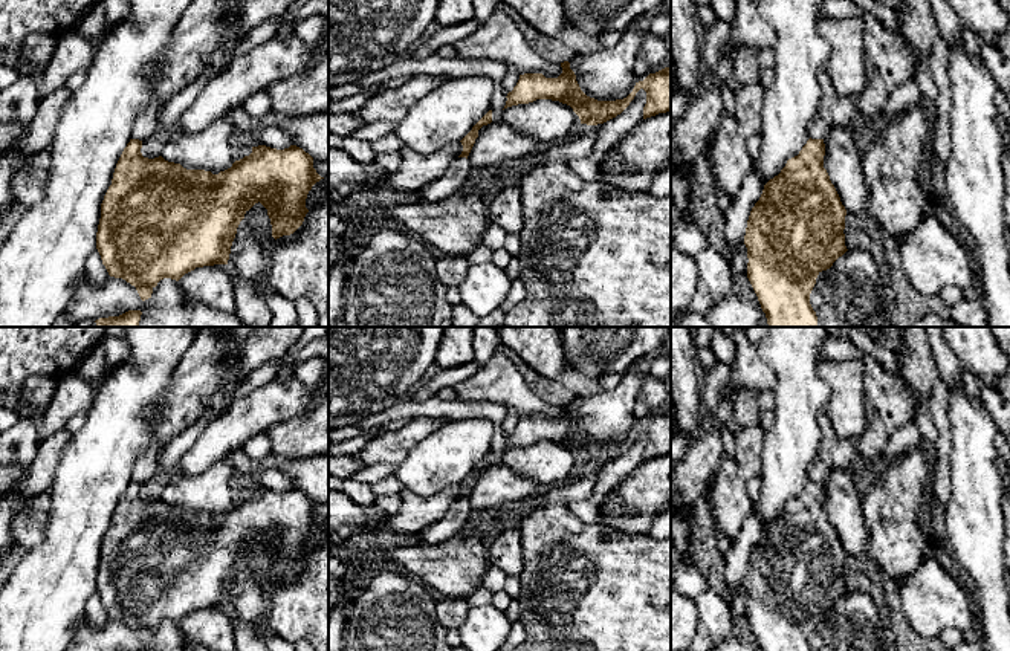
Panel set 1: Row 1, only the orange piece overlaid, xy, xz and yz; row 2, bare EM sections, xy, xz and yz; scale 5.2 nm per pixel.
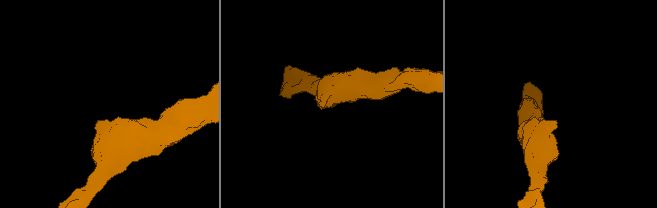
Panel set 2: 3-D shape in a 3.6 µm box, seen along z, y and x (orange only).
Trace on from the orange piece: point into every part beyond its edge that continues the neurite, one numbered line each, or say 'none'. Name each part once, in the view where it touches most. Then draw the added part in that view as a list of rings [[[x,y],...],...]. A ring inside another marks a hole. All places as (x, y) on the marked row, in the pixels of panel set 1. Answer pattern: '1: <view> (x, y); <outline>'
none

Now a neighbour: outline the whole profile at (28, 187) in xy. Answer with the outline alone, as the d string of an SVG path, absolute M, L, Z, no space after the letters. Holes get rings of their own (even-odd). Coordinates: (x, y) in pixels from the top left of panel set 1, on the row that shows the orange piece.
M44 150L34 154L34 157L18 171L12 180L12 194L17 199L17 203L29 208L41 200L50 176L50 164L50 154Z

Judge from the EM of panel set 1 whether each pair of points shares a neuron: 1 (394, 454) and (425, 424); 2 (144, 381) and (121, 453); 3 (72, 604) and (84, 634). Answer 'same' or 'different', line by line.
1: same
2: same
3: different

